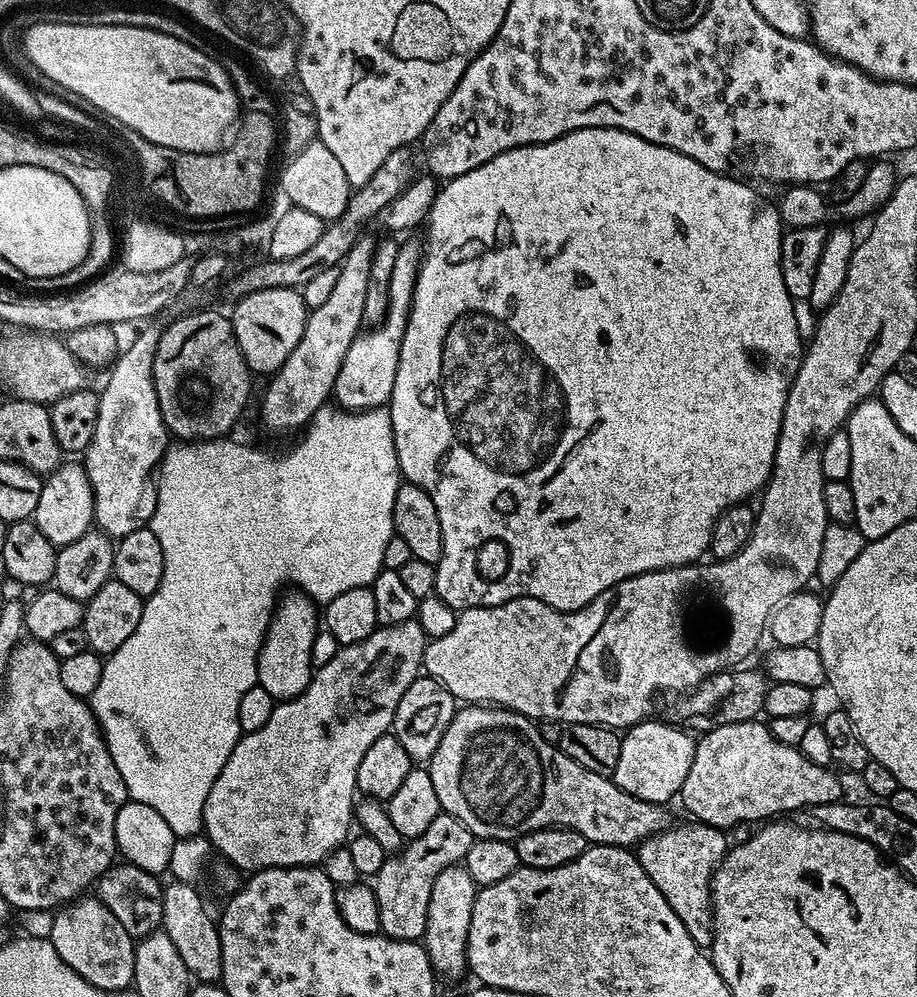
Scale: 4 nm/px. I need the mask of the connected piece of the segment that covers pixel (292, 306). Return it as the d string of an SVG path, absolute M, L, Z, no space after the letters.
M271 288L270 290L258 290L249 296L241 296L235 304L236 309L230 312L232 329L249 368L256 374L260 372L271 374L278 371L282 362L290 358L290 350L298 346L298 338L302 338L302 330L308 321L310 309L304 305L303 295L295 288Z

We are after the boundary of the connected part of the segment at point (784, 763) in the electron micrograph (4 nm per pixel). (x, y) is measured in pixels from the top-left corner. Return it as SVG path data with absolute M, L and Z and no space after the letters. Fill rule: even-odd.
M759 719L748 721L730 722L726 725L720 725L717 728L710 729L708 732L703 733L696 740L696 749L694 750L694 762L690 762L690 774L686 774L686 782L682 782L682 790L680 791L678 800L679 803L684 803L684 808L689 812L693 821L709 824L715 828L722 828L731 830L735 824L748 824L751 820L760 820L756 822L768 822L773 818L780 818L783 812L792 812L795 808L807 810L818 806L819 804L834 804L841 799L840 796L844 792L844 788L840 785L840 780L835 776L837 773L831 767L823 768L814 762L810 762L802 753L799 747L795 744L787 744L786 742L778 742L778 738L772 736L772 732L768 729L767 723L761 722Z

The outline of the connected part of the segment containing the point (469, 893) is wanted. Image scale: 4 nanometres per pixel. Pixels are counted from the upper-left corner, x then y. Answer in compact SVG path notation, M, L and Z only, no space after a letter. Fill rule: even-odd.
M460 864L442 870L442 874L438 874L438 878L434 878L422 943L430 958L430 966L441 981L456 980L460 975L465 975L468 966L470 914L477 891L478 886L474 882L474 878L470 878L470 874Z

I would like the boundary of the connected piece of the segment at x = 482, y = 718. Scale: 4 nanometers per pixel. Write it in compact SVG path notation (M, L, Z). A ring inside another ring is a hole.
M499 706L461 707L452 717L450 726L446 726L446 730L442 734L442 742L438 742L438 750L434 750L432 759L427 761L426 767L430 774L430 782L434 782L434 790L438 793L441 809L447 815L458 818L458 822L462 822L462 826L466 826L466 830L470 830L473 837L481 840L511 840L515 842L527 832L555 826L557 828L572 828L578 834L585 836L589 845L613 844L619 848L631 849L633 846L639 845L641 840L653 836L655 832L664 831L670 824L670 819L668 820L667 814L664 813L666 811L665 805L642 802L642 798L634 798L634 794L626 794L609 777L594 774L590 770L586 770L586 766L578 766L578 762L574 762L574 758L570 758L565 752L561 752L557 745L546 742L546 738L542 738L539 727L533 721L508 708Z

